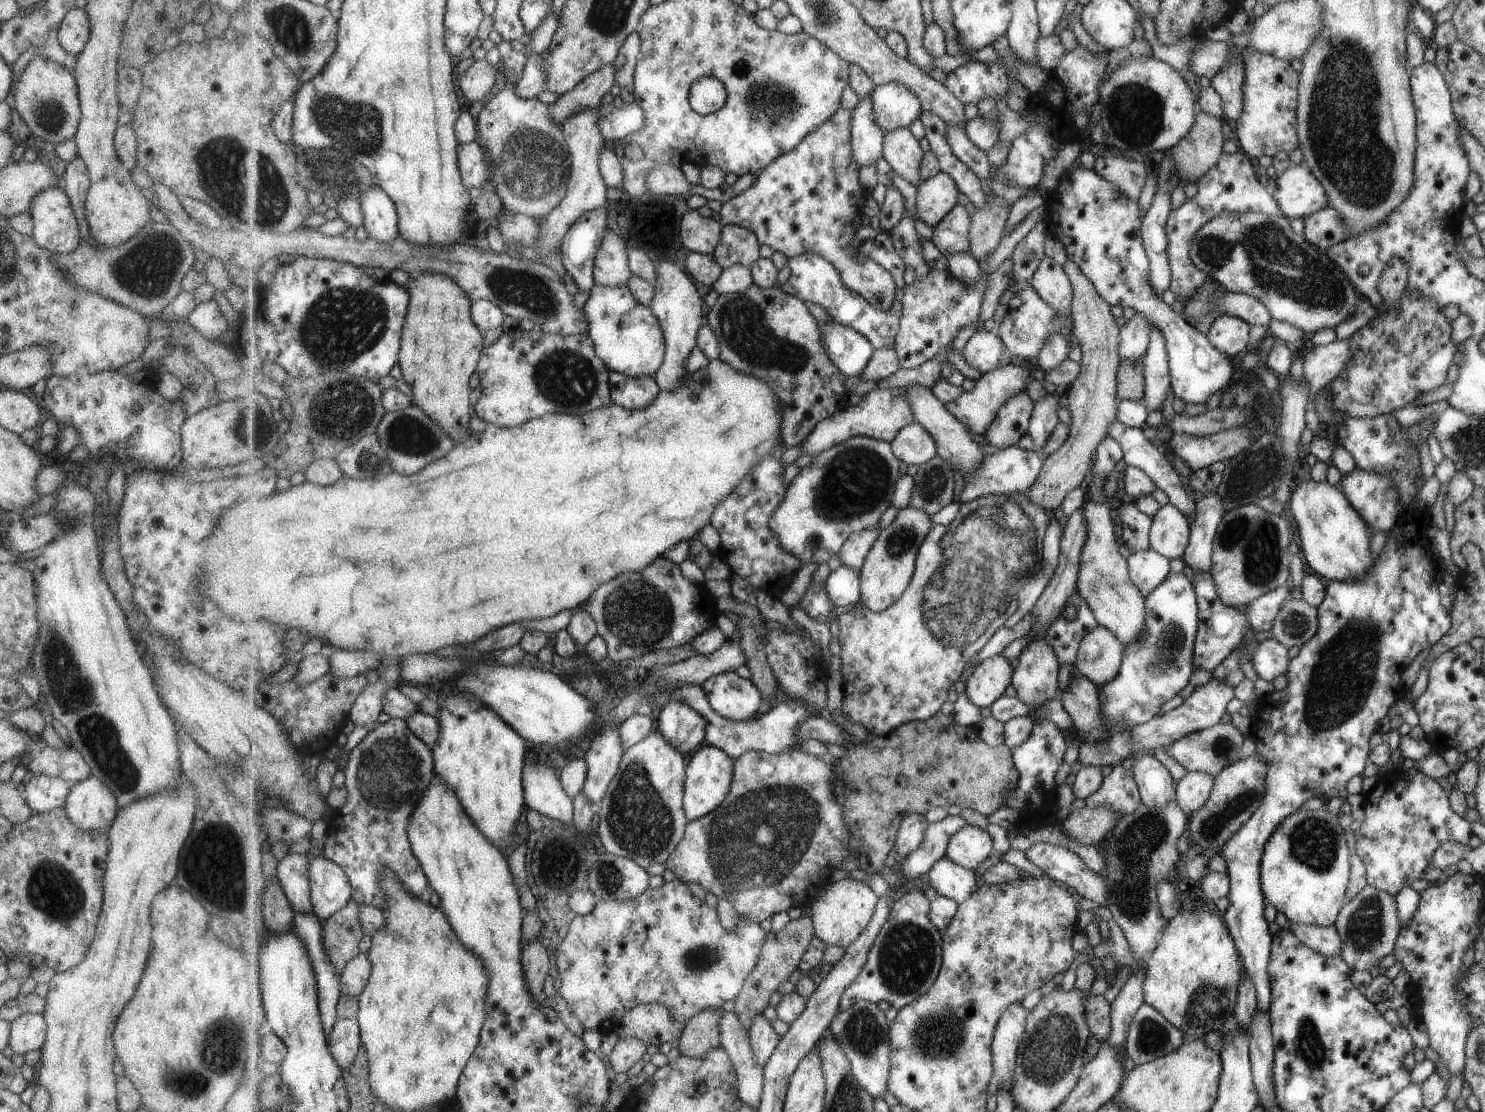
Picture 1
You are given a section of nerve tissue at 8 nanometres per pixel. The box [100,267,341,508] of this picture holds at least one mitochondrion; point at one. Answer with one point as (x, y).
(243, 426)

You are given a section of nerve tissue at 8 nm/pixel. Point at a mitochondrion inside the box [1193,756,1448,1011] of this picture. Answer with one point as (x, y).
(1314, 842)

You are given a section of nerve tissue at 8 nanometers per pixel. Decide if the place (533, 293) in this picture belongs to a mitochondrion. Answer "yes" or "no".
yes

